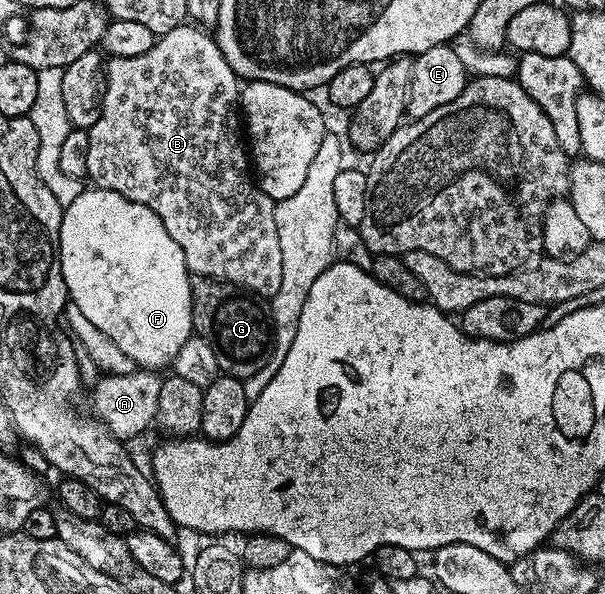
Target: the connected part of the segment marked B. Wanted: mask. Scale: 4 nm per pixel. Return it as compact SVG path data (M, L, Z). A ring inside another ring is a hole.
M183 22L179 28L168 30L168 34L157 37L152 50L148 50L148 54L140 54L140 58L107 59L104 64L104 76L98 117L88 130L86 176L90 180L89 183L95 188L112 190L132 202L152 209L160 218L160 222L164 222L164 230L172 234L172 242L176 242L176 246L184 250L184 262L194 276L226 280L230 284L237 284L238 287L246 289L258 298L274 296L276 290L280 290L280 278L284 275L284 262L280 254L280 234L276 230L274 217L275 201L270 200L268 194L264 194L264 190L258 188L255 177L250 173L252 164L248 159L248 144L244 139L244 124L240 119L240 81L232 66L228 66L217 40L209 31Z

